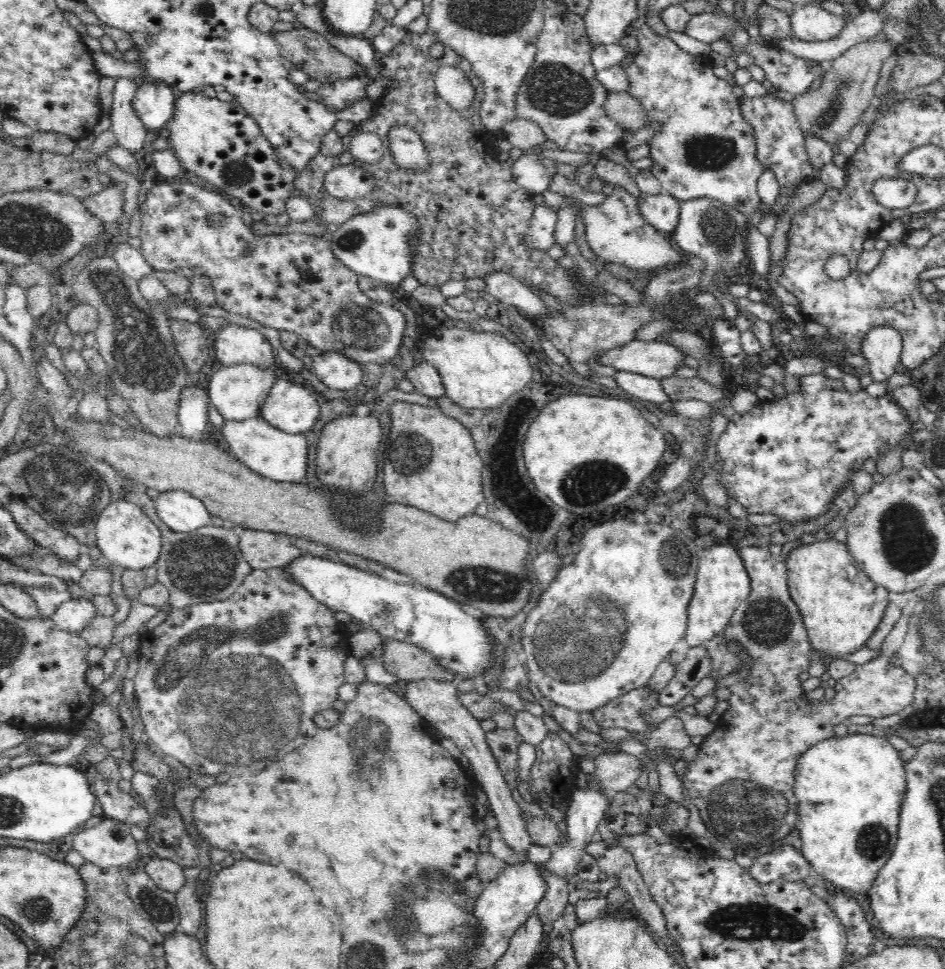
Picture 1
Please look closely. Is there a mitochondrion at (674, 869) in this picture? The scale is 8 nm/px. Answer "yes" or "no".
no

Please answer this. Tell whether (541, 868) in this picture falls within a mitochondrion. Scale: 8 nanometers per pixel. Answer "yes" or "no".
no

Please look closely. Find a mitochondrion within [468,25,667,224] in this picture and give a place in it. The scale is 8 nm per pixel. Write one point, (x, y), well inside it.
(555, 90)

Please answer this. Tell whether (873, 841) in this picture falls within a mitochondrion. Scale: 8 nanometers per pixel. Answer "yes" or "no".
yes

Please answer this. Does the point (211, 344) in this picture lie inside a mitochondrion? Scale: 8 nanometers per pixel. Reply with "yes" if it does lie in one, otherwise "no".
no

